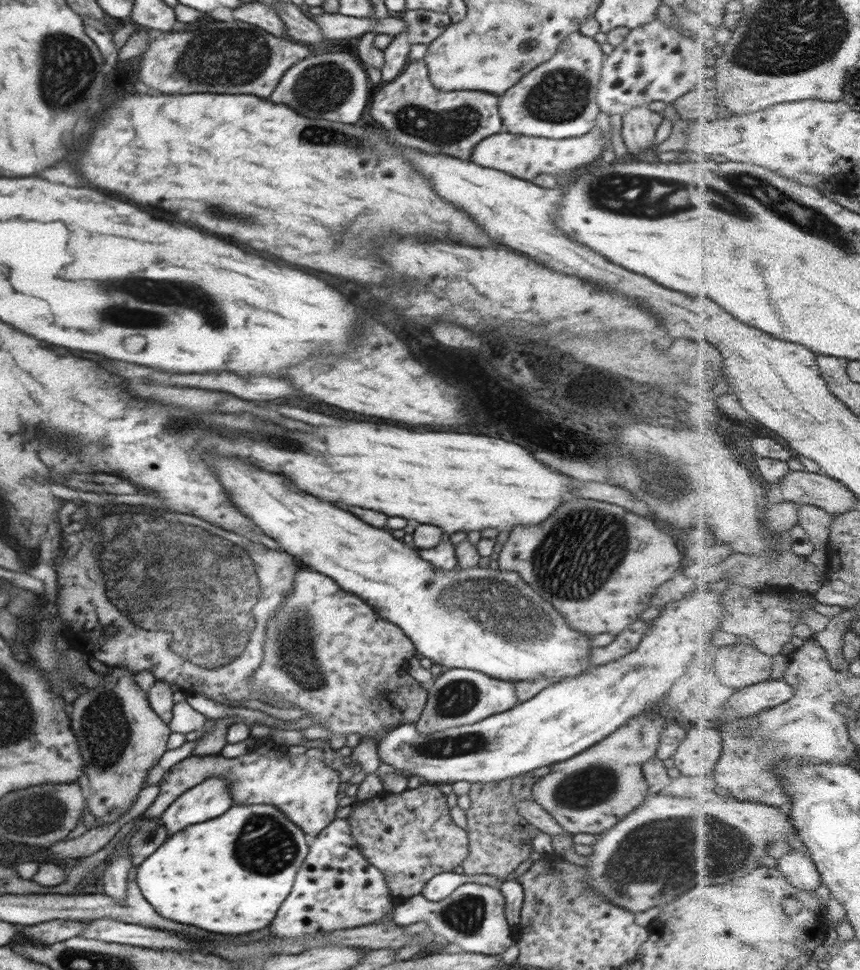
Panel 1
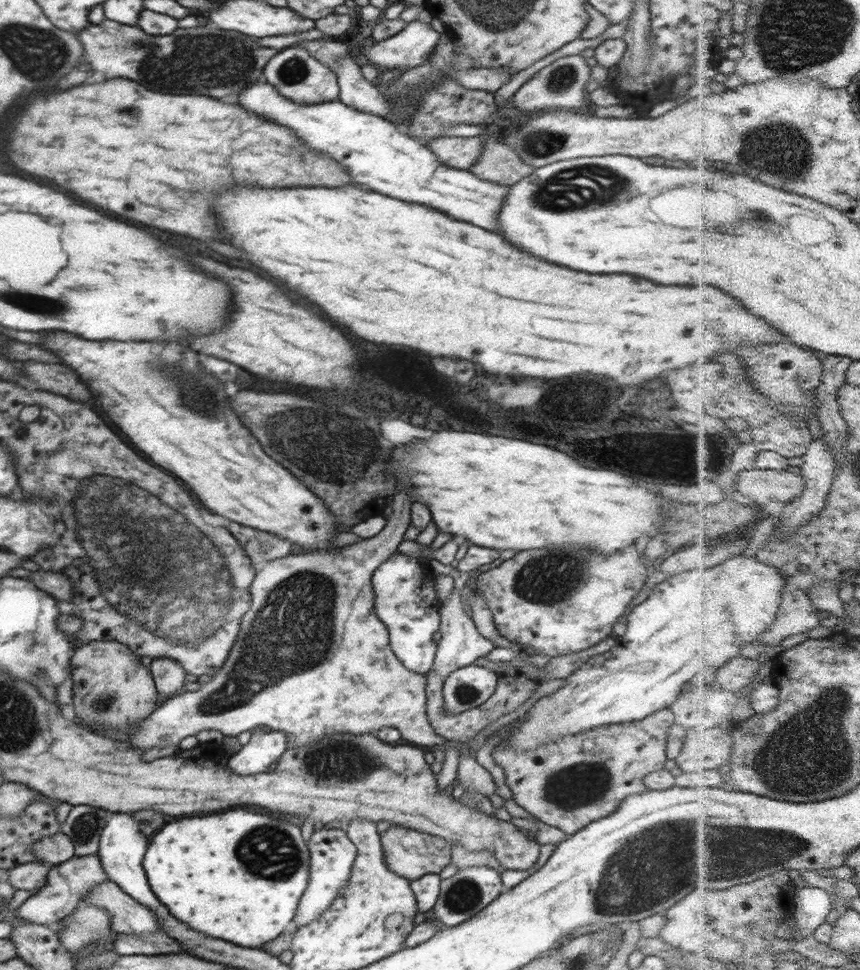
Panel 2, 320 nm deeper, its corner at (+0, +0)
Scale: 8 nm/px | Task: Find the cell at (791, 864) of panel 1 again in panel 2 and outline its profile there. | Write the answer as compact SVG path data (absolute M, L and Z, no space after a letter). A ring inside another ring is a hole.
M798 887L797 898L795 899L798 938L808 938L815 934L832 912L833 896L822 888Z

